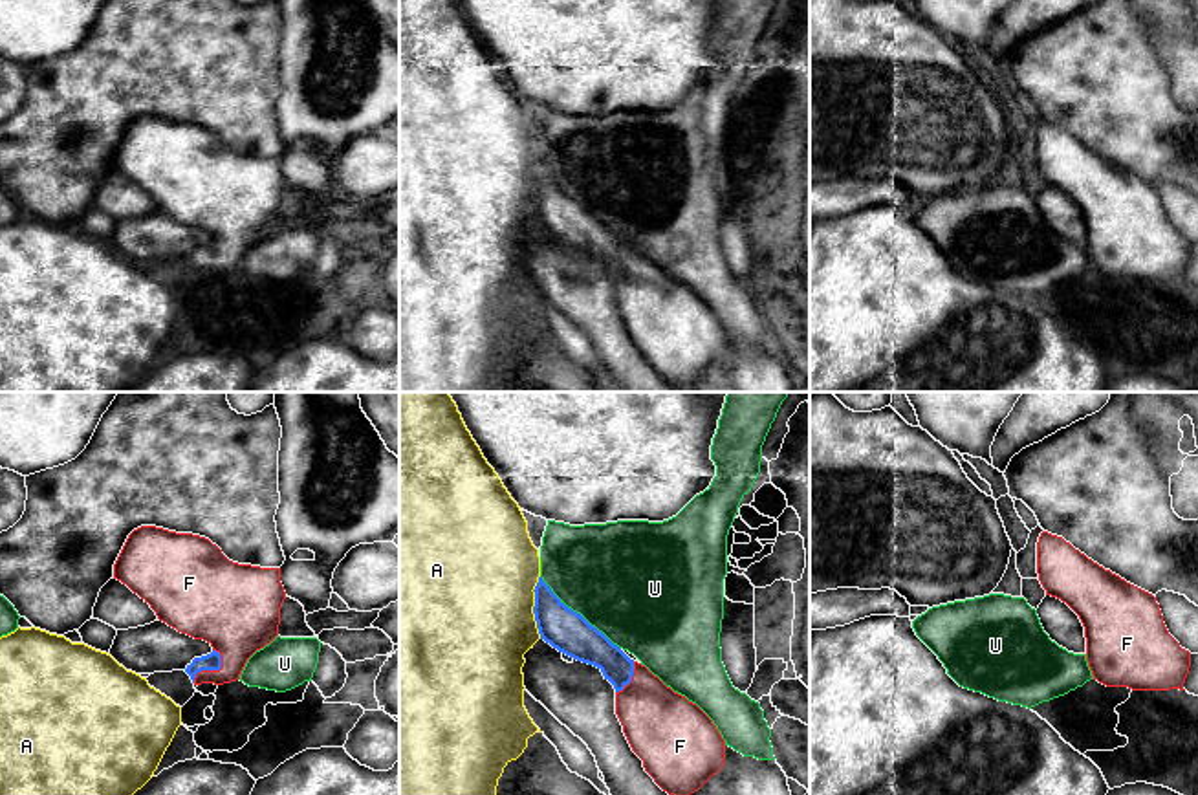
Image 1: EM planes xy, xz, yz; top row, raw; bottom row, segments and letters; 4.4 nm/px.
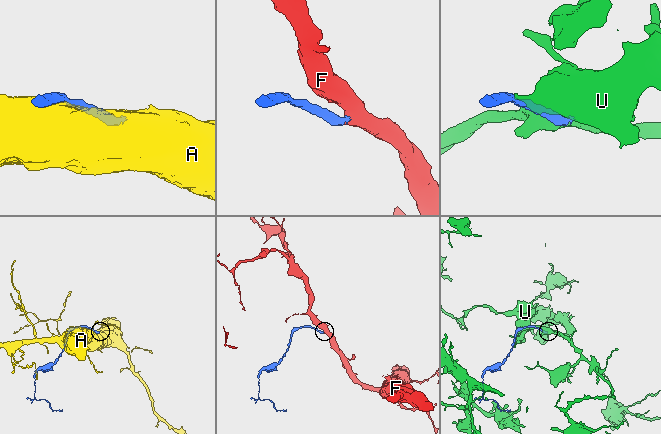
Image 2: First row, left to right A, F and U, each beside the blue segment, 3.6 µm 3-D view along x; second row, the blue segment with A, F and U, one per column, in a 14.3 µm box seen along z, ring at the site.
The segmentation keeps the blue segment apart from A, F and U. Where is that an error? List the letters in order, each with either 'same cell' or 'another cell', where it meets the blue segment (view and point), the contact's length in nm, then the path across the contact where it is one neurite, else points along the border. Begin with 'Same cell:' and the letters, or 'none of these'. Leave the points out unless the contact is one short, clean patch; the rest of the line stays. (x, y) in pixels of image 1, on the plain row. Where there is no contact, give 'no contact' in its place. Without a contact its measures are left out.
Same cell: F
A: another cell; contact xz (533, 196); length 280 nm
F: same cell; contact xy (213, 259); length 180 nm; way xy (211, 251), (213, 259), (229, 246), (237, 207)
U: another cell; contact xz (579, 204); length 480 nm

